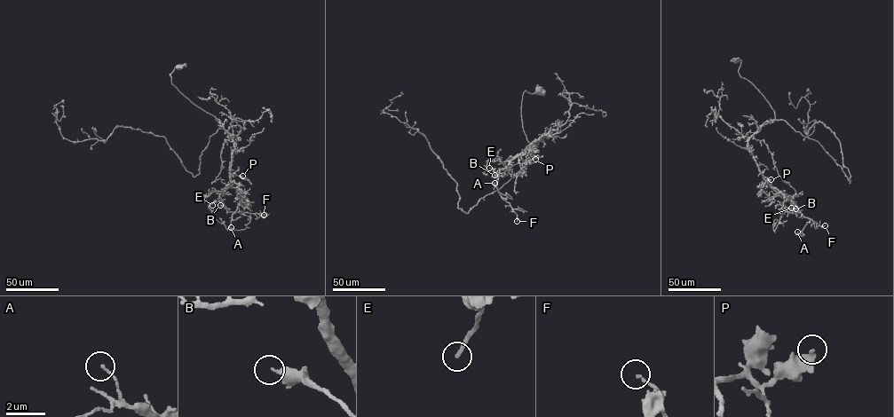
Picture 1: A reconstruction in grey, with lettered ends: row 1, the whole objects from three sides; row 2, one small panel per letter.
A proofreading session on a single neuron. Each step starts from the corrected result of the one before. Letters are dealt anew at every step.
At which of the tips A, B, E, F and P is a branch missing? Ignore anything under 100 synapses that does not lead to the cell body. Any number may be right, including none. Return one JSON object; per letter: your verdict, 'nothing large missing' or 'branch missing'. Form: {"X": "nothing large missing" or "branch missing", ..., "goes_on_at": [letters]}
{"A": "nothing large missing", "B": "nothing large missing", "E": "nothing large missing", "F": "nothing large missing", "P": "nothing large missing", "goes_on_at": []}

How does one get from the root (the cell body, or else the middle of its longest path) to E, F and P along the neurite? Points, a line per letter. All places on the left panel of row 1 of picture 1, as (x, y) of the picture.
E: (179, 67), (170, 74), (172, 84), (218, 119), (233, 143), (231, 180), (218, 201), (212, 205)
F: (179, 67), (170, 74), (172, 84), (218, 119), (233, 143), (223, 204), (230, 211), (264, 215)
P: (179, 67), (176, 66), (170, 74), (172, 84), (222, 123), (233, 143), (231, 174), (242, 176)

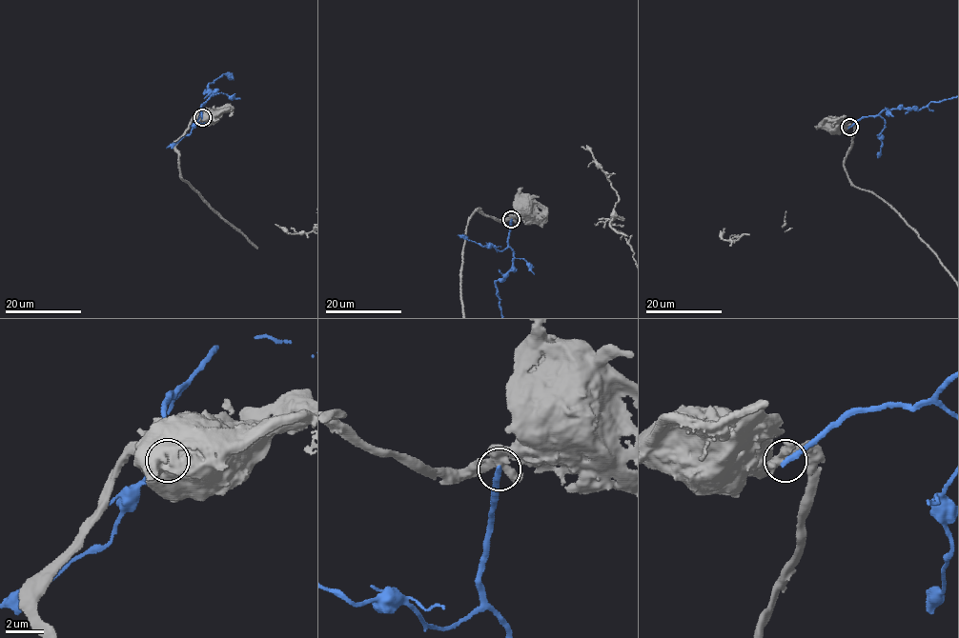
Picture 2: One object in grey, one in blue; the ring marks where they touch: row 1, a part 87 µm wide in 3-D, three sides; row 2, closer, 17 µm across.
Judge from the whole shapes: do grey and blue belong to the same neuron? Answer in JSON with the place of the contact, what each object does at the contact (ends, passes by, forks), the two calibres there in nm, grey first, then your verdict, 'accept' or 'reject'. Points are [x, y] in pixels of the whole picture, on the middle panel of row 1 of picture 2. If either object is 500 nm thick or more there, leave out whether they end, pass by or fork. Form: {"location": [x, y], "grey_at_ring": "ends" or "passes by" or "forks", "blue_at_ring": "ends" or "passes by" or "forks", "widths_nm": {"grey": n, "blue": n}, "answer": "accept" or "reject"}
{"location": [511, 219], "grey_at_ring": "forks", "blue_at_ring": "ends", "widths_nm": {"grey": 440, "blue": 320}, "answer": "reject"}

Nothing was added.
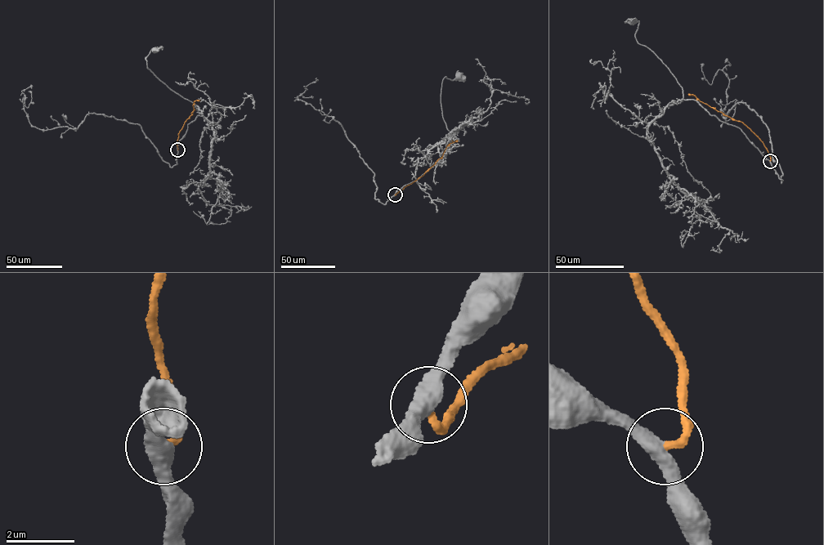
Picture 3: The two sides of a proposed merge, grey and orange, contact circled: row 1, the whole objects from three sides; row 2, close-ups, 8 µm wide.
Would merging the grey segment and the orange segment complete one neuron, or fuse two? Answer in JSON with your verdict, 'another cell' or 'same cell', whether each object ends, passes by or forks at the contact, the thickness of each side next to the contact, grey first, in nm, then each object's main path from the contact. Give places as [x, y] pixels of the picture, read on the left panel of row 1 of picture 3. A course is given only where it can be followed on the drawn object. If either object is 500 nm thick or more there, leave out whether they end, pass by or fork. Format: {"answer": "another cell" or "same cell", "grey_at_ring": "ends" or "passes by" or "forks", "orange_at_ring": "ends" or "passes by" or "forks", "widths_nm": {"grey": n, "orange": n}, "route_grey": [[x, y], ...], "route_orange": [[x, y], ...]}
{"answer": "same cell", "grey_at_ring": "passes by", "orange_at_ring": "ends", "widths_nm": {"grey": 440, "orange": 220}, "route_grey": [[177, 149], [187, 126], [199, 113], [194, 103], [170, 89], [147, 69], [145, 57], [151, 50], [155, 51]], "route_orange": [[177, 149], [178, 134], [194, 109], [194, 102], [199, 100]]}

